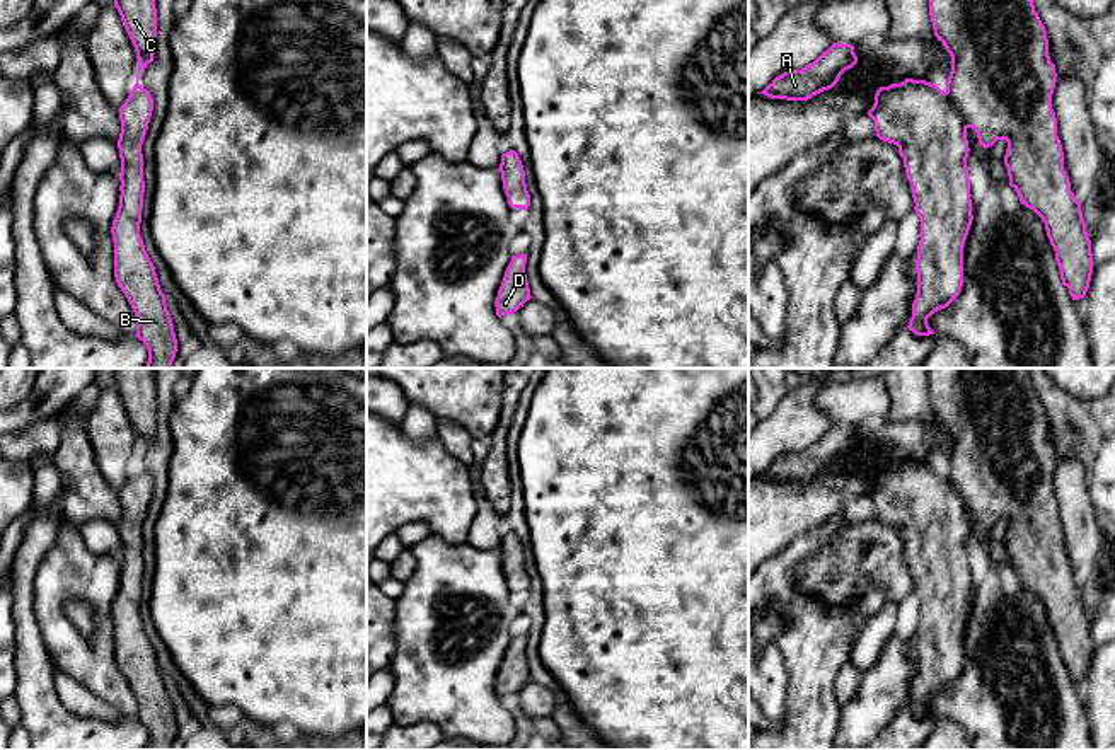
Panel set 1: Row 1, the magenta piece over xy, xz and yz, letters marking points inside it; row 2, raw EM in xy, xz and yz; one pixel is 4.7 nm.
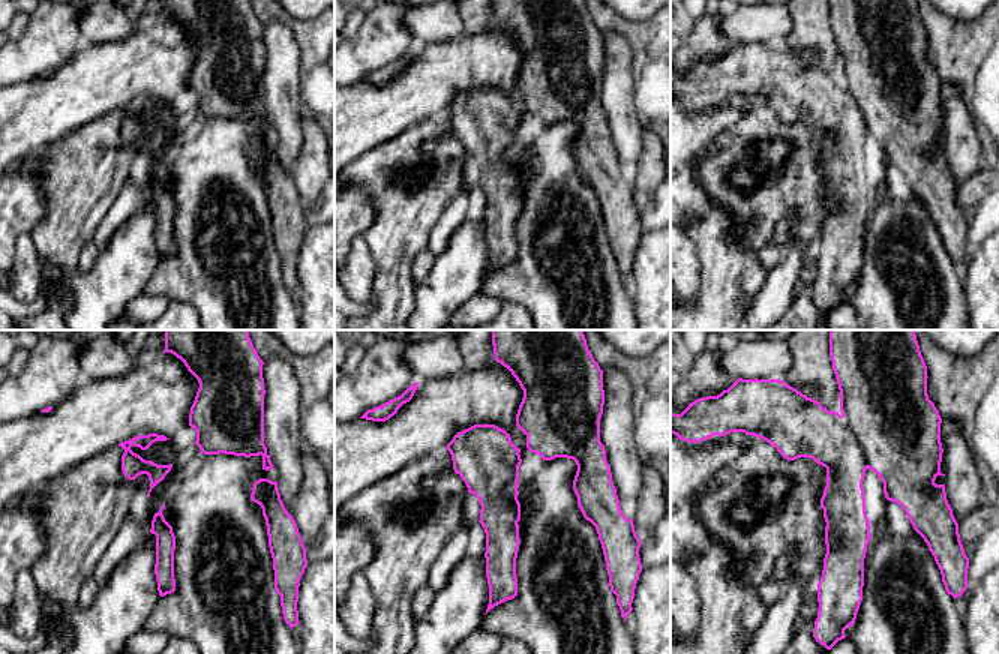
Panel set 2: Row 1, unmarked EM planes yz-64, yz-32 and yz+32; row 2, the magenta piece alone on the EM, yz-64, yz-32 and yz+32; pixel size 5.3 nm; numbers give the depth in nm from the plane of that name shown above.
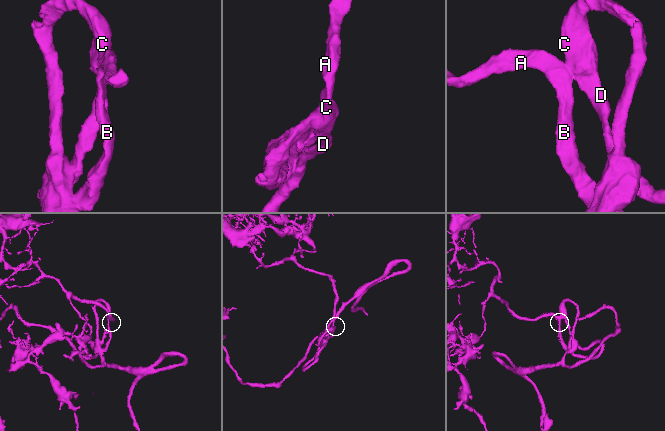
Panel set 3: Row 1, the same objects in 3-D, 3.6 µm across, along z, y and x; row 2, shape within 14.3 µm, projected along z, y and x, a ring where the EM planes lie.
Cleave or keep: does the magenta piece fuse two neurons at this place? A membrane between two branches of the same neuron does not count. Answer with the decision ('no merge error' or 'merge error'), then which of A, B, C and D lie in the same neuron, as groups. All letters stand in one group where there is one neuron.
no merge error; A B C D

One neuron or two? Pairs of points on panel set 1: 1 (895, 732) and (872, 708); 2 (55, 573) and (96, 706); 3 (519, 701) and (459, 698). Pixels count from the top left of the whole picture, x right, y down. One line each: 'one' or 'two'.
1: two
2: two
3: two

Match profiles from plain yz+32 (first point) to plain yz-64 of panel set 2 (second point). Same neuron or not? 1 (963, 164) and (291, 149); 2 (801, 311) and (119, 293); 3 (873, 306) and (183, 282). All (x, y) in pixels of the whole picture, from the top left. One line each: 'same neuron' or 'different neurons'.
1: same neuron
2: different neurons
3: same neuron

